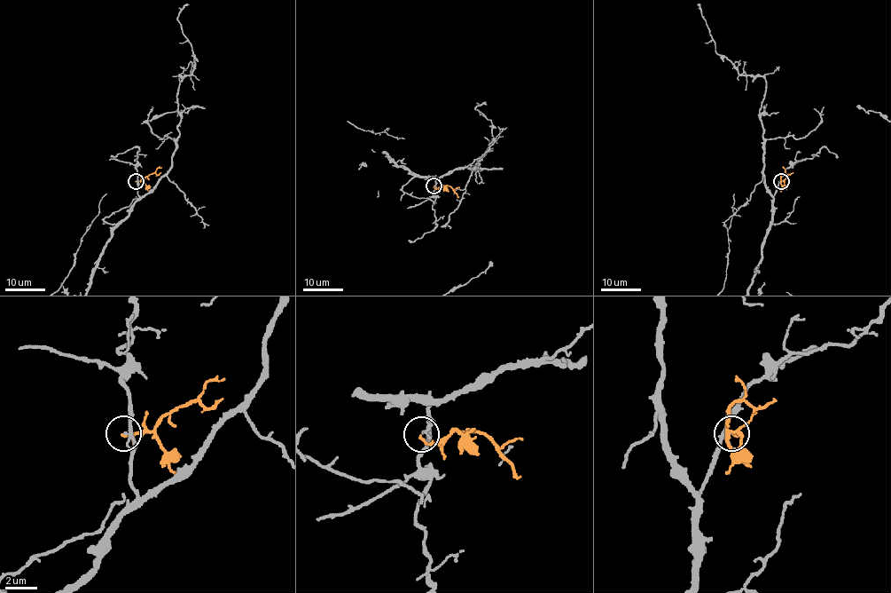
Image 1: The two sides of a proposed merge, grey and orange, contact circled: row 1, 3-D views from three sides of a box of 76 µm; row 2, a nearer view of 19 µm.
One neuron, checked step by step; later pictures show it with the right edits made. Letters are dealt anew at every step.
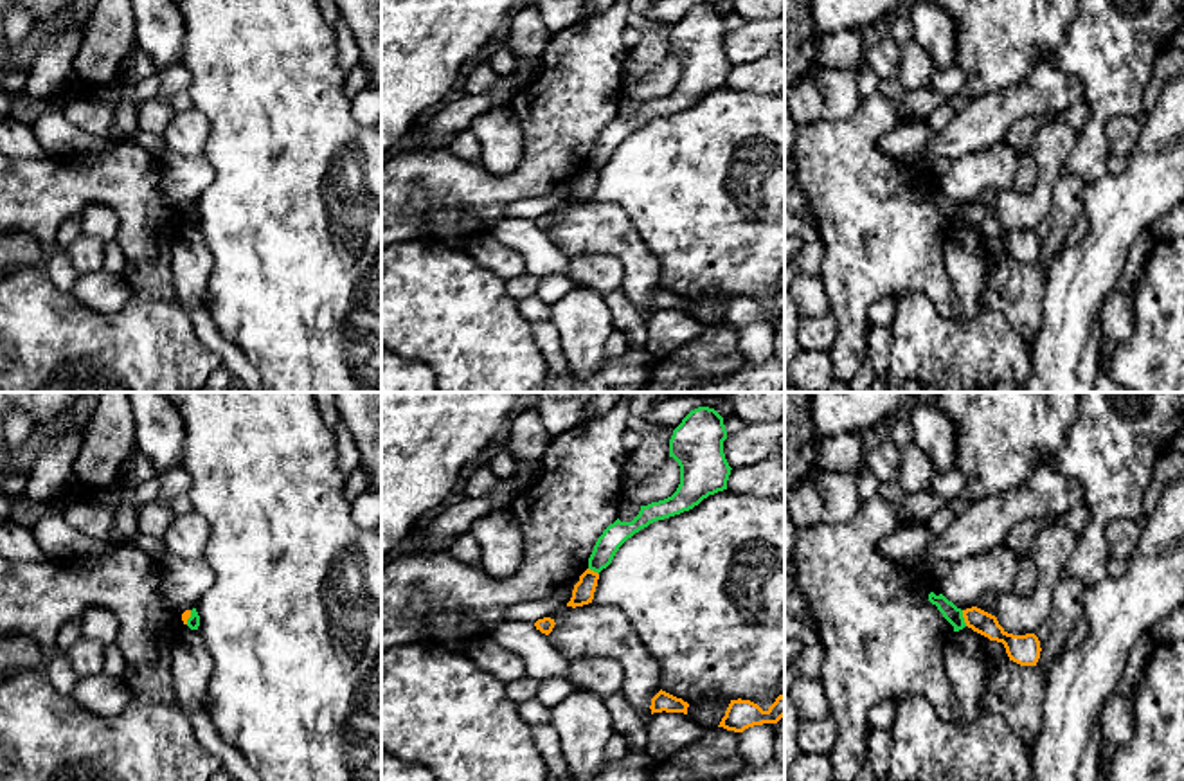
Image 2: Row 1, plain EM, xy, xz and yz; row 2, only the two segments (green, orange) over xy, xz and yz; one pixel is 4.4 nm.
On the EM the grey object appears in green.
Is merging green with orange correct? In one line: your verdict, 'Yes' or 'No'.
No

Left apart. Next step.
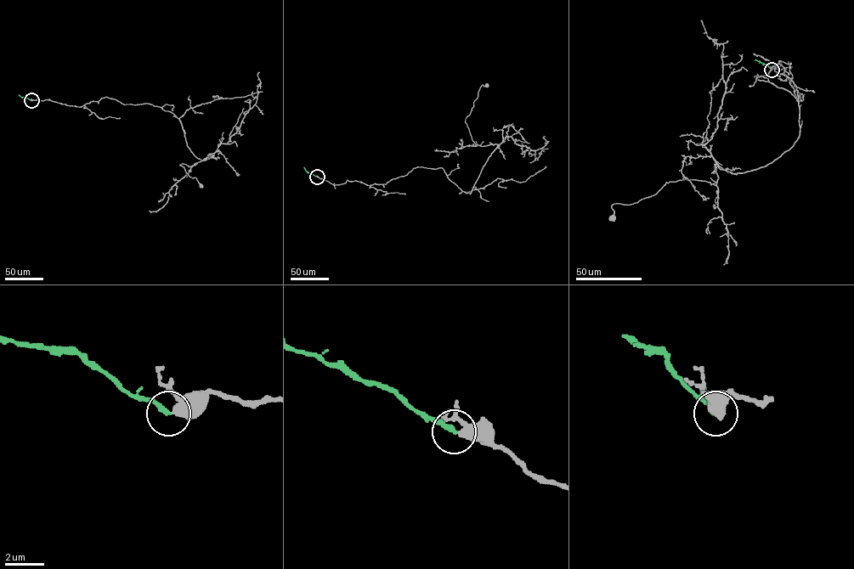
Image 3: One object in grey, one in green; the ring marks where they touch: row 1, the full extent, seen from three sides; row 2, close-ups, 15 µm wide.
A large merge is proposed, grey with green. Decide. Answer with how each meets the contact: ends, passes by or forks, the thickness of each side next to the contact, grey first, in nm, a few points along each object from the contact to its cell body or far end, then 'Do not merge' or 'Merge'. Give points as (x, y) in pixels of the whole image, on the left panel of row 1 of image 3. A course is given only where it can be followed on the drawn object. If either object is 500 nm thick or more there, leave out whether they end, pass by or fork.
At the ring grey passes by. At the ring green ends. Thickness 360 nm (grey) against 240 nm. Course of grey: (31, 100), (80, 107), (106, 97), (172, 112), (195, 156), (212, 154), (179, 165), (201, 186). Course of green: (31, 100), (19, 95). Do not merge

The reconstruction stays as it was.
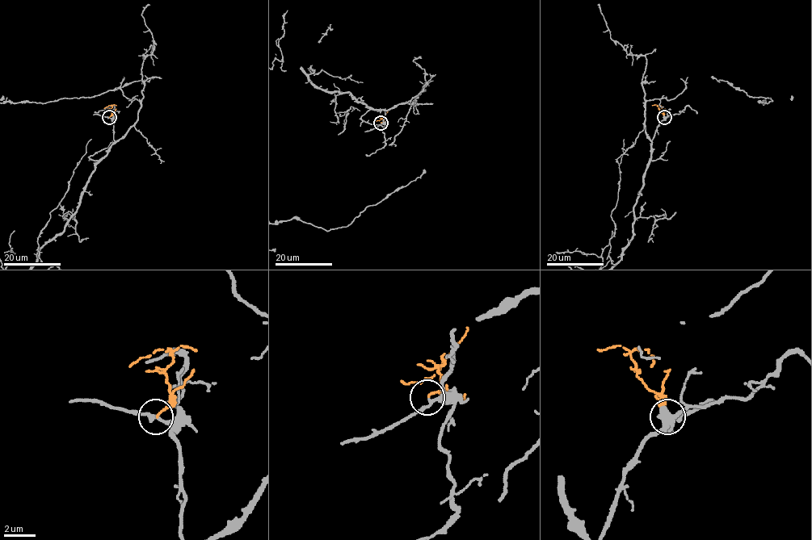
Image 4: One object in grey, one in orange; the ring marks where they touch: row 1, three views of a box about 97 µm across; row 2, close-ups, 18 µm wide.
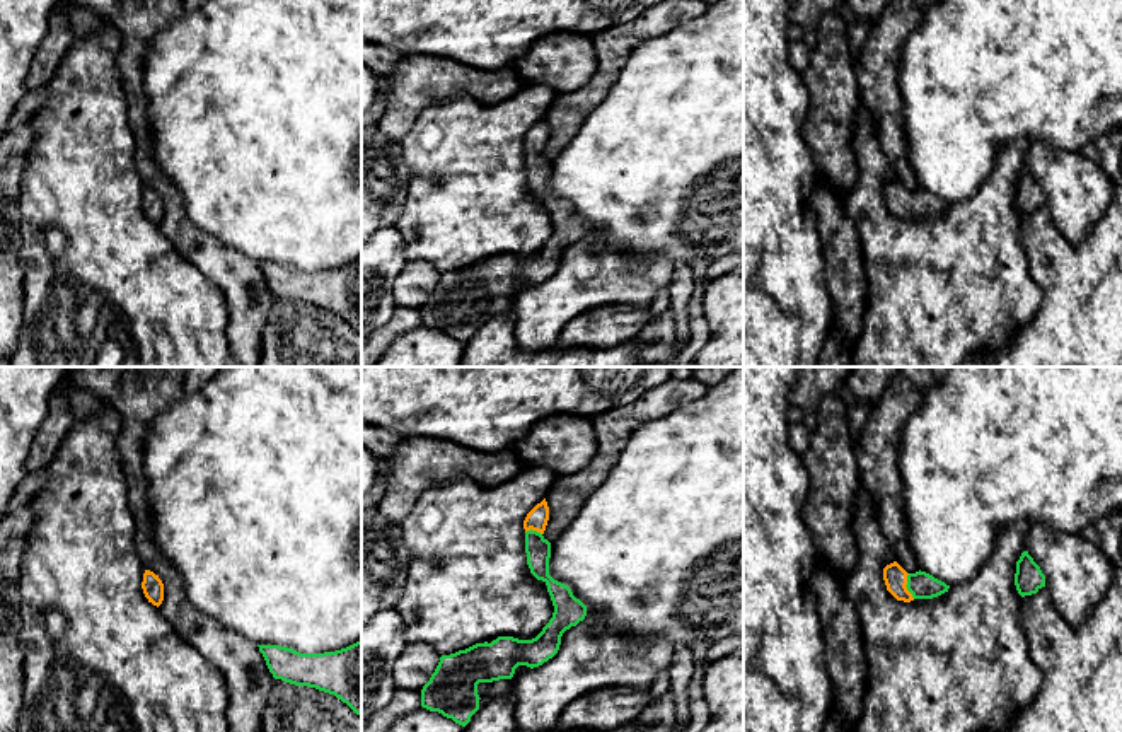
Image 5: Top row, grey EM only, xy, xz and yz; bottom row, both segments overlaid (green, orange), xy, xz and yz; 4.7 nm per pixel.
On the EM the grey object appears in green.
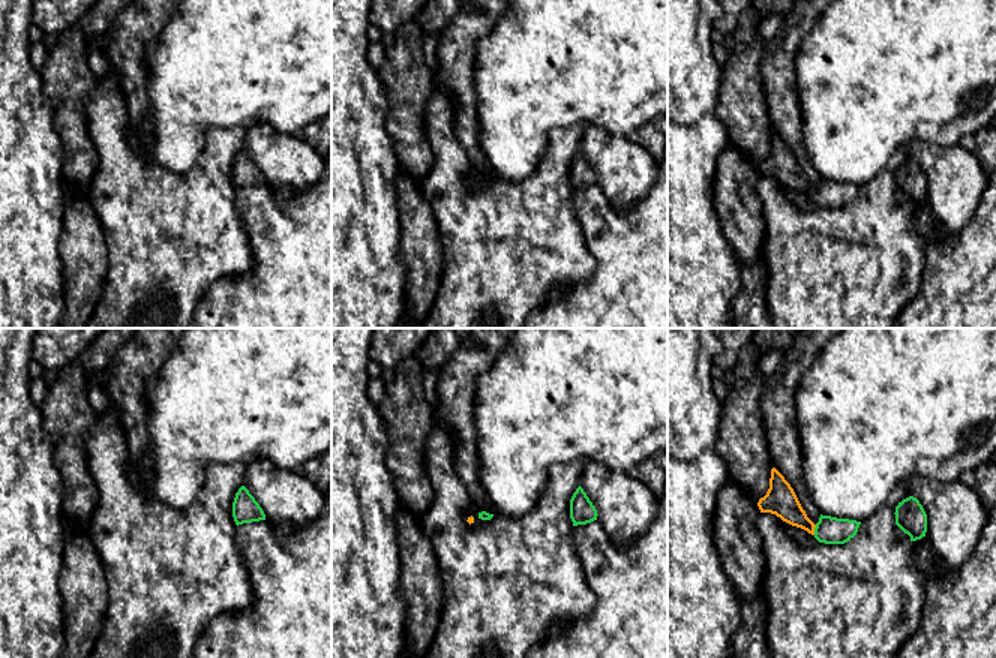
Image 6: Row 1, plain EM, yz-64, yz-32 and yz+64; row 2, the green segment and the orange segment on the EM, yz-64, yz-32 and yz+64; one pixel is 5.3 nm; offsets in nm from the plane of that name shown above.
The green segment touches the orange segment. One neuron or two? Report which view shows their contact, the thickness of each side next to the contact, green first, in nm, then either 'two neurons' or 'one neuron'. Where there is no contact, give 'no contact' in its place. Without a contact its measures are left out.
yz | 130/110 nm | one neuron

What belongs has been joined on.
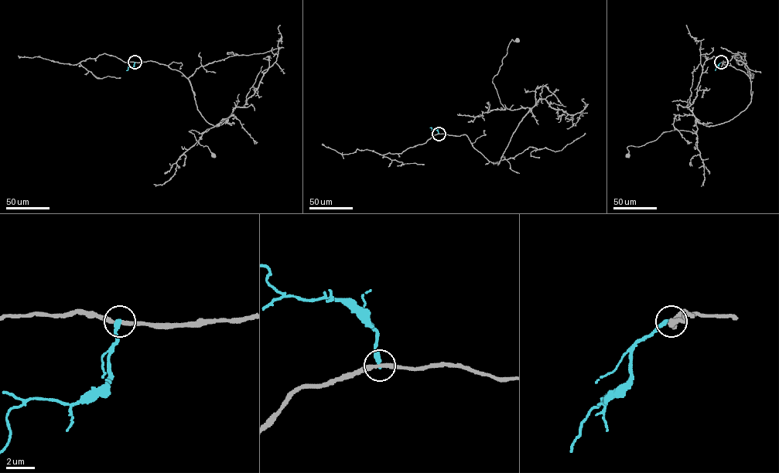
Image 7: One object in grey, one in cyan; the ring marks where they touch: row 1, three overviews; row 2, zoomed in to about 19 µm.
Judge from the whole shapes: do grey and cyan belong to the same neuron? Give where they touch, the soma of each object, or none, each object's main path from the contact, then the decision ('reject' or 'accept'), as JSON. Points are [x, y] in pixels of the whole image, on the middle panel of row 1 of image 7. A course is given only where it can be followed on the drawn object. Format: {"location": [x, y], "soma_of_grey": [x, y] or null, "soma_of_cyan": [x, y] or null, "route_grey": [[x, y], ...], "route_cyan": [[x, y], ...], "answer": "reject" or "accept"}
{"location": [439, 134], "soma_of_grey": [517, 40], "soma_of_cyan": null, "route_grey": [[439, 134], [465, 134], [489, 161], [499, 162], [529, 109], [504, 108], [492, 82], [510, 41], [517, 40]], "route_cyan": [[439, 134], [436, 130], [429, 127]], "answer": "reject"}

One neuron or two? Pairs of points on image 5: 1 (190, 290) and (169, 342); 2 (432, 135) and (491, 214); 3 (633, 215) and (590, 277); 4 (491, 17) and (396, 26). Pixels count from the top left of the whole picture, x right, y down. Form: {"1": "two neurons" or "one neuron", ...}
{"1": "one neuron", "2": "one neuron", "3": "two neurons", "4": "one neuron"}

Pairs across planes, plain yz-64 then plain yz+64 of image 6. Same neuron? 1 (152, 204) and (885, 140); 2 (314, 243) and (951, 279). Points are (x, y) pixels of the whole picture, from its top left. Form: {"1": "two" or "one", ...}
{"1": "two", "2": "one"}

